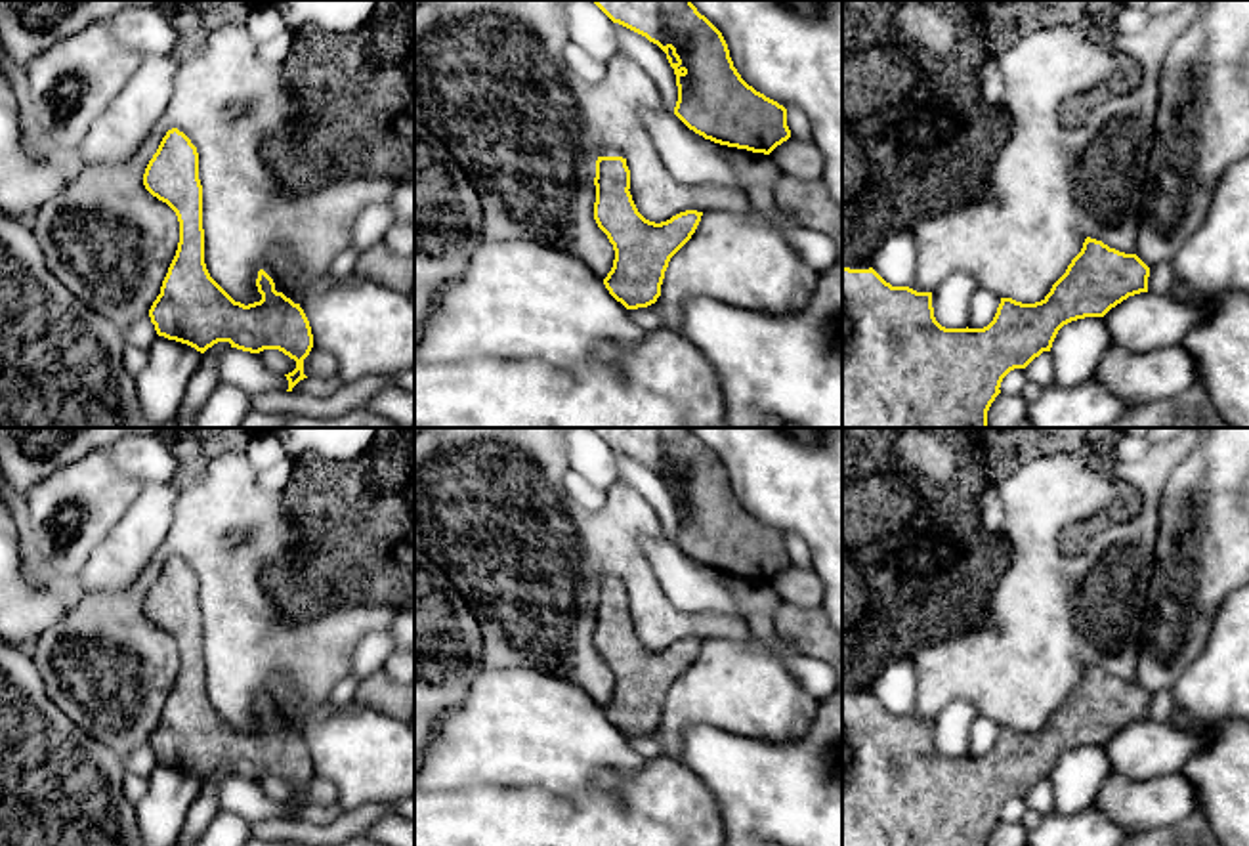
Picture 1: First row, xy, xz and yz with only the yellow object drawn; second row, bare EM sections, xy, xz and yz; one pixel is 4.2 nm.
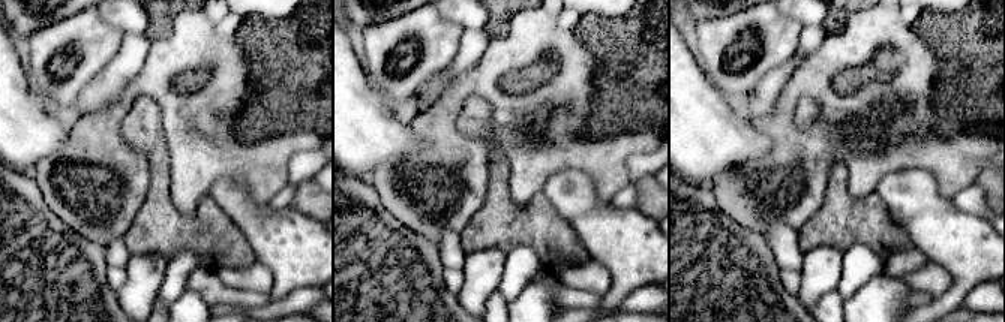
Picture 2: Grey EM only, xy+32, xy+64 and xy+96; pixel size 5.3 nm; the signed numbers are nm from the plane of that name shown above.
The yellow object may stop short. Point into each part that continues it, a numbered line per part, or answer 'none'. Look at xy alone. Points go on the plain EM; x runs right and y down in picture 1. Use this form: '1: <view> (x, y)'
none

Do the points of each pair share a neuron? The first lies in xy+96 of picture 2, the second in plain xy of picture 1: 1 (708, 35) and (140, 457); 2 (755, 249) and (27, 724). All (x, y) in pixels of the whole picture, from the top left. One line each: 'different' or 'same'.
1: different
2: same

